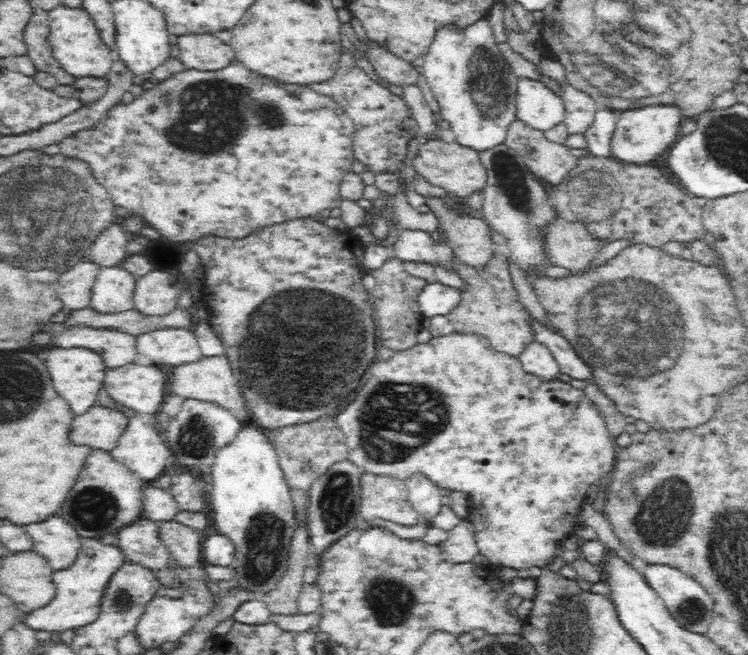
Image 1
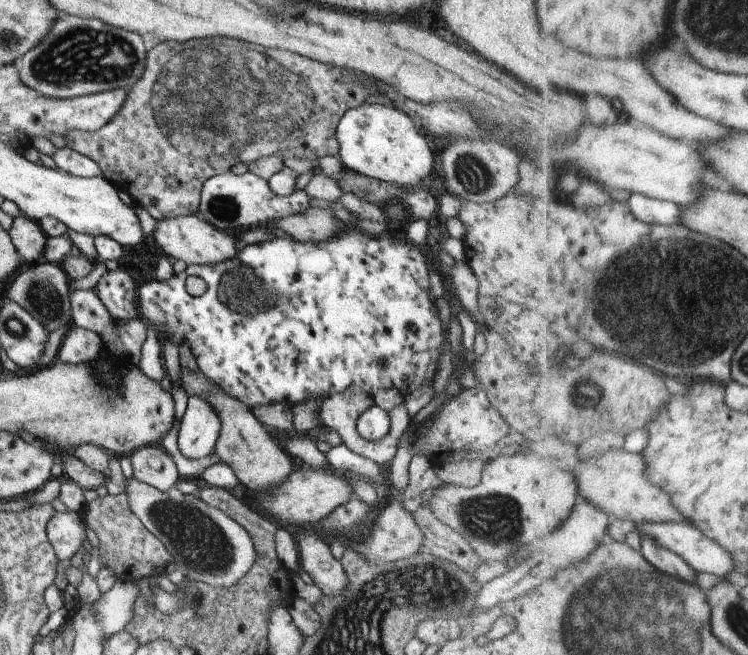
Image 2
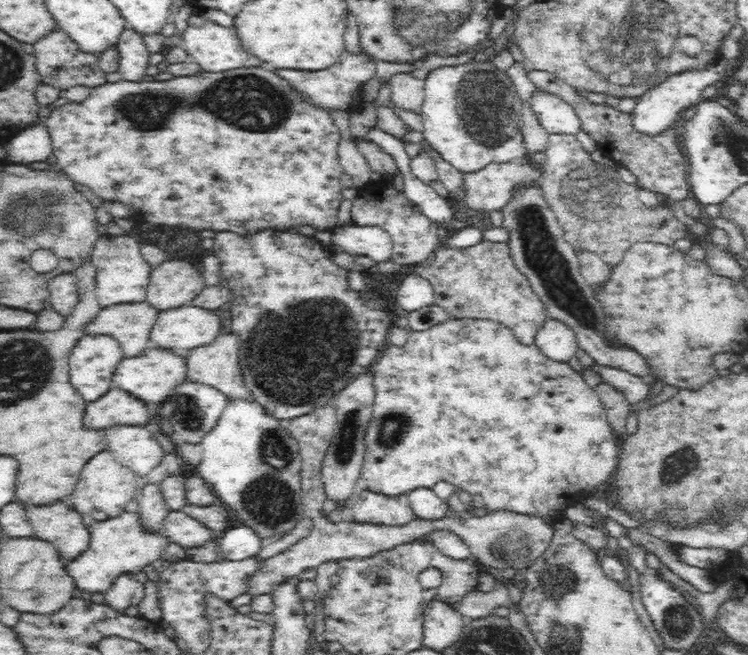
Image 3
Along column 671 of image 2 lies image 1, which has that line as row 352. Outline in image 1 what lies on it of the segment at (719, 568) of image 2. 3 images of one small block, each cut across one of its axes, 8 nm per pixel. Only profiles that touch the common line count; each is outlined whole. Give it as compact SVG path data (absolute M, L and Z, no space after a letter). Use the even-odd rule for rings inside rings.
M534 341L526 346L517 359L526 374L544 382L554 382L560 376L561 370L553 356L541 344Z

